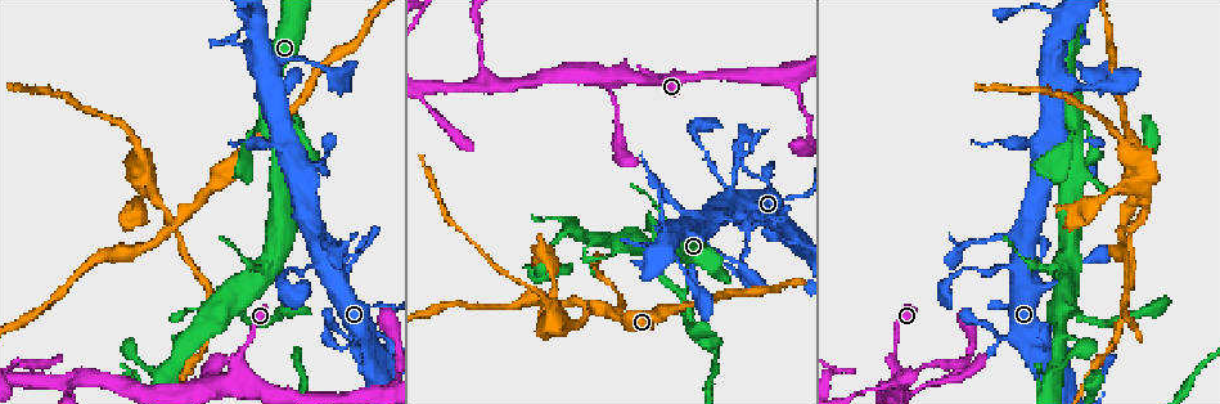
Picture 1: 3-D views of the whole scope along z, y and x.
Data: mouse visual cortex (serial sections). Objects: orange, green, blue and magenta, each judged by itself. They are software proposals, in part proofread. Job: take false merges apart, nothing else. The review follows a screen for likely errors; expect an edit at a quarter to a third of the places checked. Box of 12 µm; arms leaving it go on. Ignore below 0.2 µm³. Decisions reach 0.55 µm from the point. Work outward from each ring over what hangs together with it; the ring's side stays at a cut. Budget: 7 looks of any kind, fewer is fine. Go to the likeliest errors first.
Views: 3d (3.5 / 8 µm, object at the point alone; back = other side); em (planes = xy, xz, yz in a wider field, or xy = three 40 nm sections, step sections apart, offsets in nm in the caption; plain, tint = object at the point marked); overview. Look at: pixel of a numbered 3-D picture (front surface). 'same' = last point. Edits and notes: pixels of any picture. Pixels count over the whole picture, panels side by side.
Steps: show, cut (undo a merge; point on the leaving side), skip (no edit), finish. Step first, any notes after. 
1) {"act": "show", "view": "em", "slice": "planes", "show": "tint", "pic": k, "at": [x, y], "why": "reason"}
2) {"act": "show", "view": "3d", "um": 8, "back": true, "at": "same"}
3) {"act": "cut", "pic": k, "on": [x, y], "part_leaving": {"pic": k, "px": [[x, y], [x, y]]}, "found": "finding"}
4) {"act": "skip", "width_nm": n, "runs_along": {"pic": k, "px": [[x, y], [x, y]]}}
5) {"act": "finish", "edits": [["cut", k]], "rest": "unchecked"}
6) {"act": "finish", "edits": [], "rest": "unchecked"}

{"act": "show", "view": "3d", "um": 8, "pic": 1, "at": [1122, 225], "why": "looks like a crossing"}

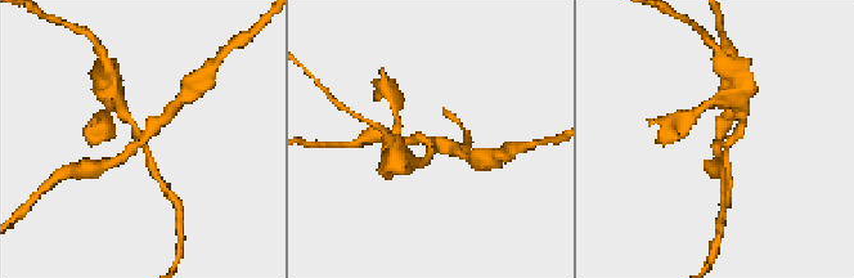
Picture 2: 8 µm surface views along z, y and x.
{"act": "show", "view": "em", "slice": "xy", "step": 1, "show": "tint", "pic": 2, "at": [721, 144]}

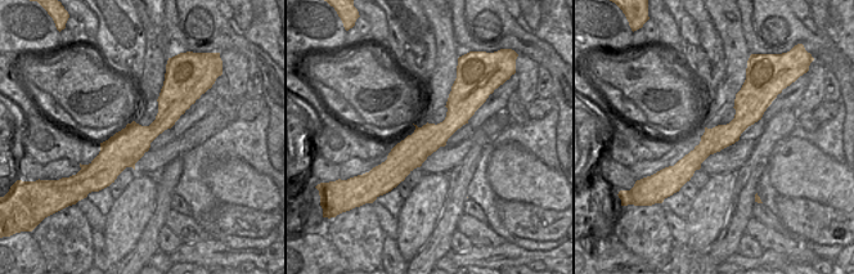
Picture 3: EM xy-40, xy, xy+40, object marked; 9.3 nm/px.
{"act": "cut", "pic": 2, "on": [152, 167], "part_leaving": {"pic": 2, "px": [[724, 144], [741, 129], [742, 104]]}, "found": "a second cell is stuck on"}

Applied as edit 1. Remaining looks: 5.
{"act": "show", "view": "3d", "um": 3.5, "pic": 1, "at": [78, 379], "why": "thick turns thin"}

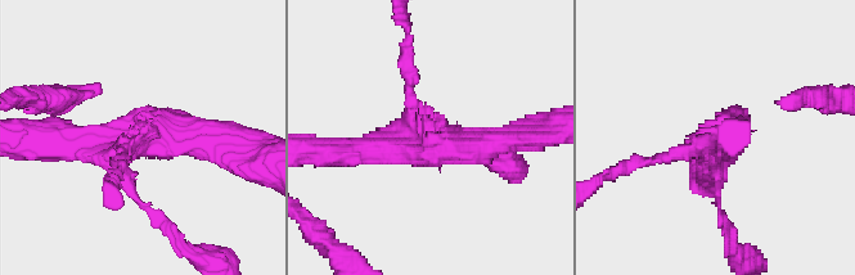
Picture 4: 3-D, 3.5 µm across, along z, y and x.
{"act": "show", "view": "em", "slice": "xy", "step": 2, "show": "tint", "pic": 4, "at": [423, 143], "why": "shape alone is not enough"}

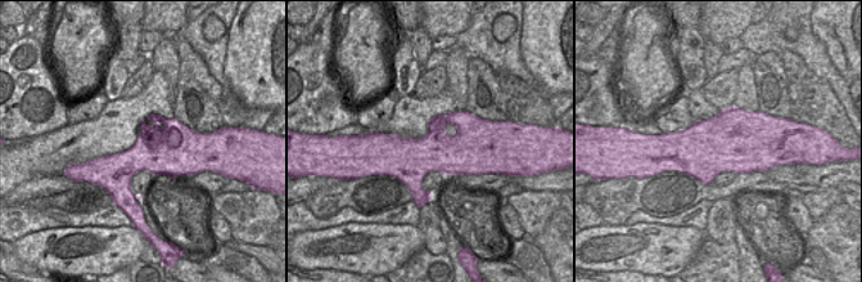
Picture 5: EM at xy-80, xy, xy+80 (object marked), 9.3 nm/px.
{"act": "skip", "arms": 4, "arm_widths_nm": [100, 150, 300, 300], "runs_along": {"pic": 4, "px": [[511, 139], [337, 149]]}, "found": "continuous, no second cell"}

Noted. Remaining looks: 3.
{"act": "show", "view": "3d", "um": 8, "back": true, "pic": 1, "at": [317, 265], "why": "thin neck"}

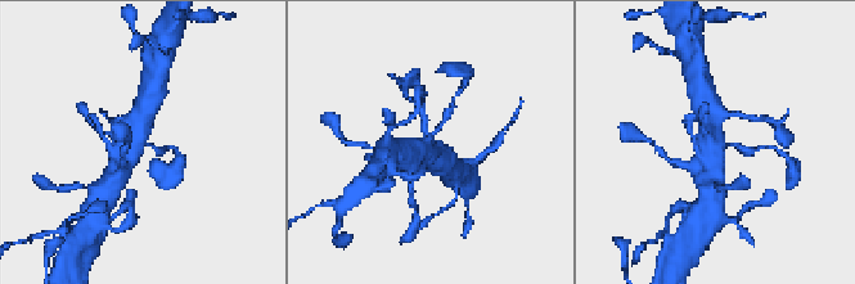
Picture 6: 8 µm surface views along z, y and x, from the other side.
{"act": "show", "view": "3d", "um": 3.5, "pic": 6, "at": [138, 144], "why": "zoom in"}

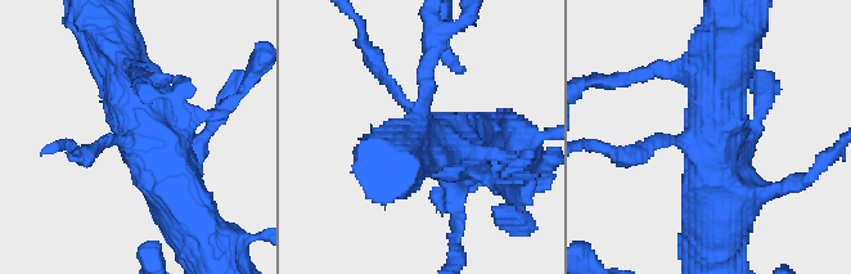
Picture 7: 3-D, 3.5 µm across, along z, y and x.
{"act": "show", "view": "em", "slice": "xy", "step": 1, "show": "tint", "pic": 7, "at": [687, 142], "why": "need the tissue"}

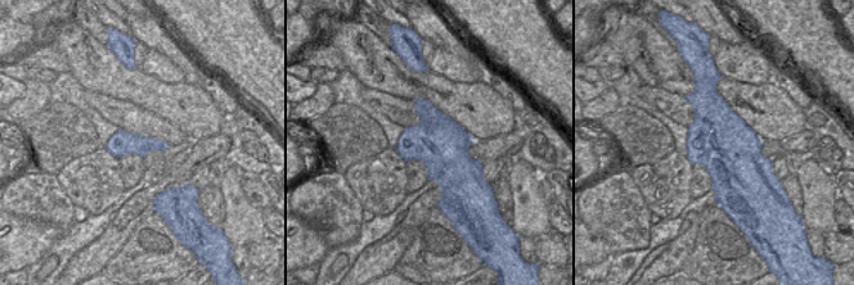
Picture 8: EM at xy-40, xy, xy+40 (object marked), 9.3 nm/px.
{"act": "skip", "runs_along": {"pic": 7, "px": [[181, 212], [166, 152], [115, 58]]}, "found": "one cell here"}

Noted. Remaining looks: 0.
{"act": "finish", "edits": [["cut", 2]], "rest": "unchecked"}

